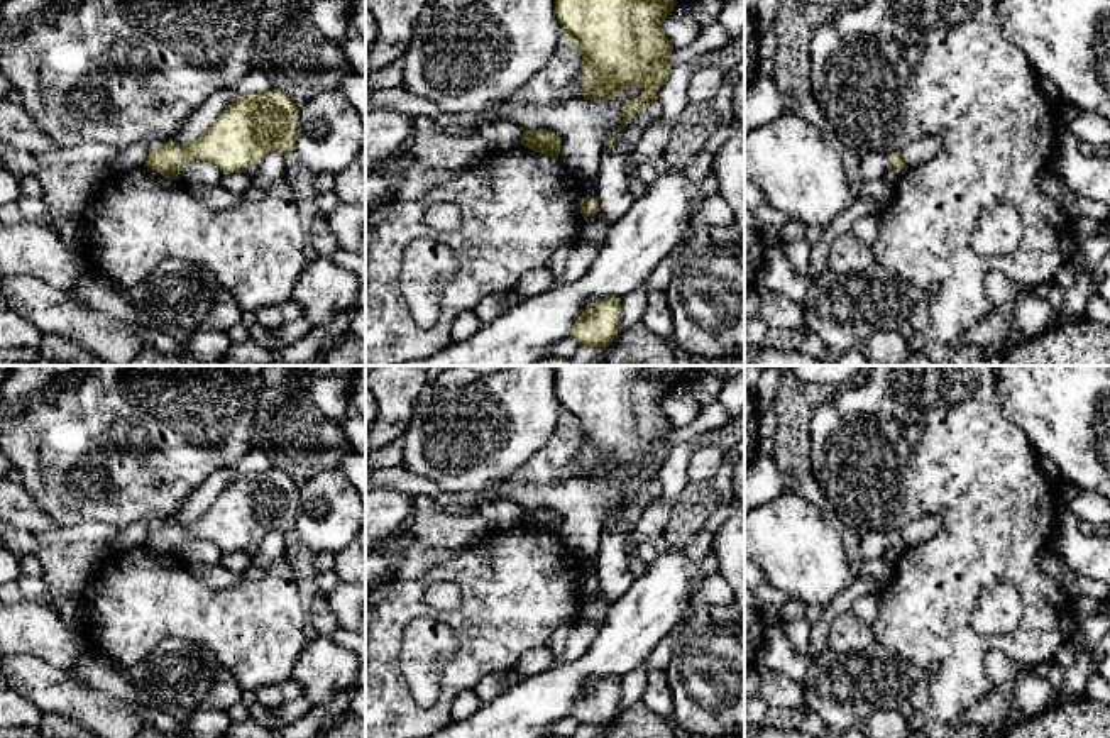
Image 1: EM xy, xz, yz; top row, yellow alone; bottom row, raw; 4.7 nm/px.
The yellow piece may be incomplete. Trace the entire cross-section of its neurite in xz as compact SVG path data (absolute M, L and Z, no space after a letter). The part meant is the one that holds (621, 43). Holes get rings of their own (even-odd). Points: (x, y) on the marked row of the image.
M555 0L555 14L565 41L582 56L584 100L611 102L623 90L643 86L645 93L623 103L621 125L604 144L613 144L618 134L651 102L672 73L673 44L663 32L663 22L675 8L675 0Z

